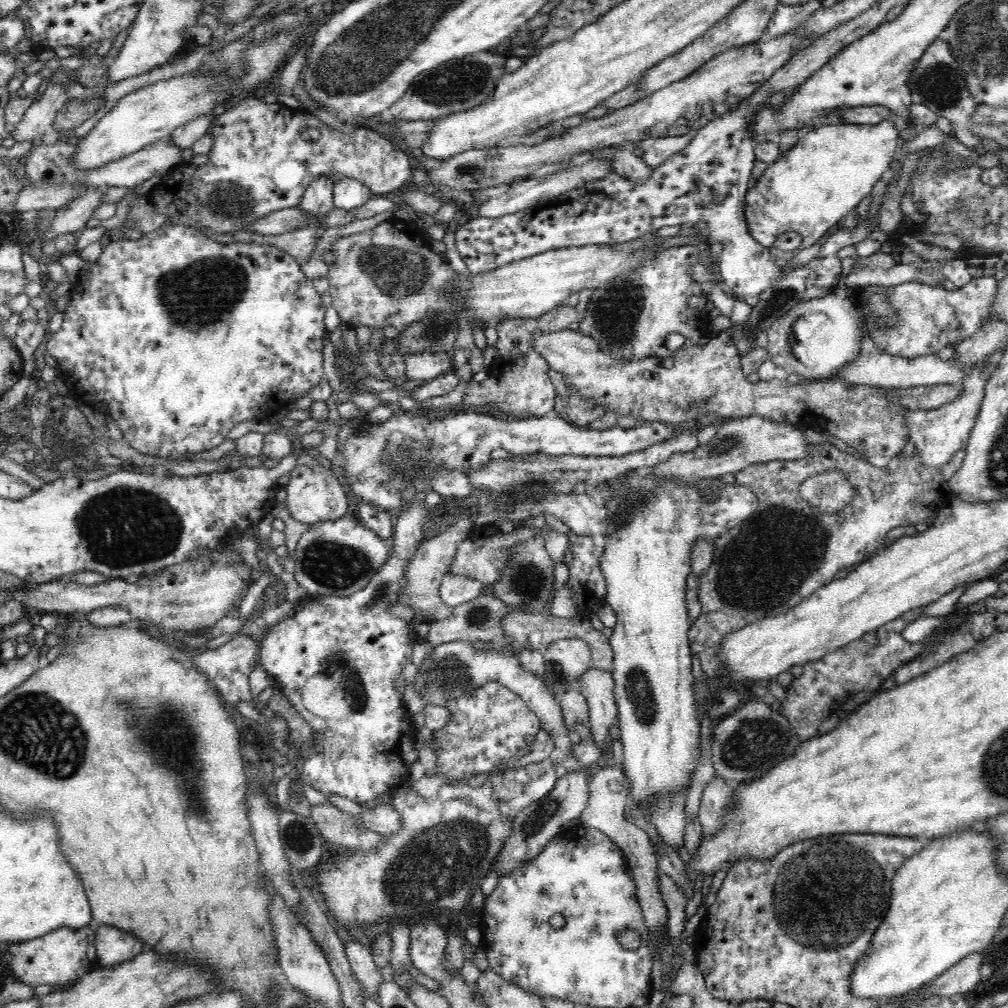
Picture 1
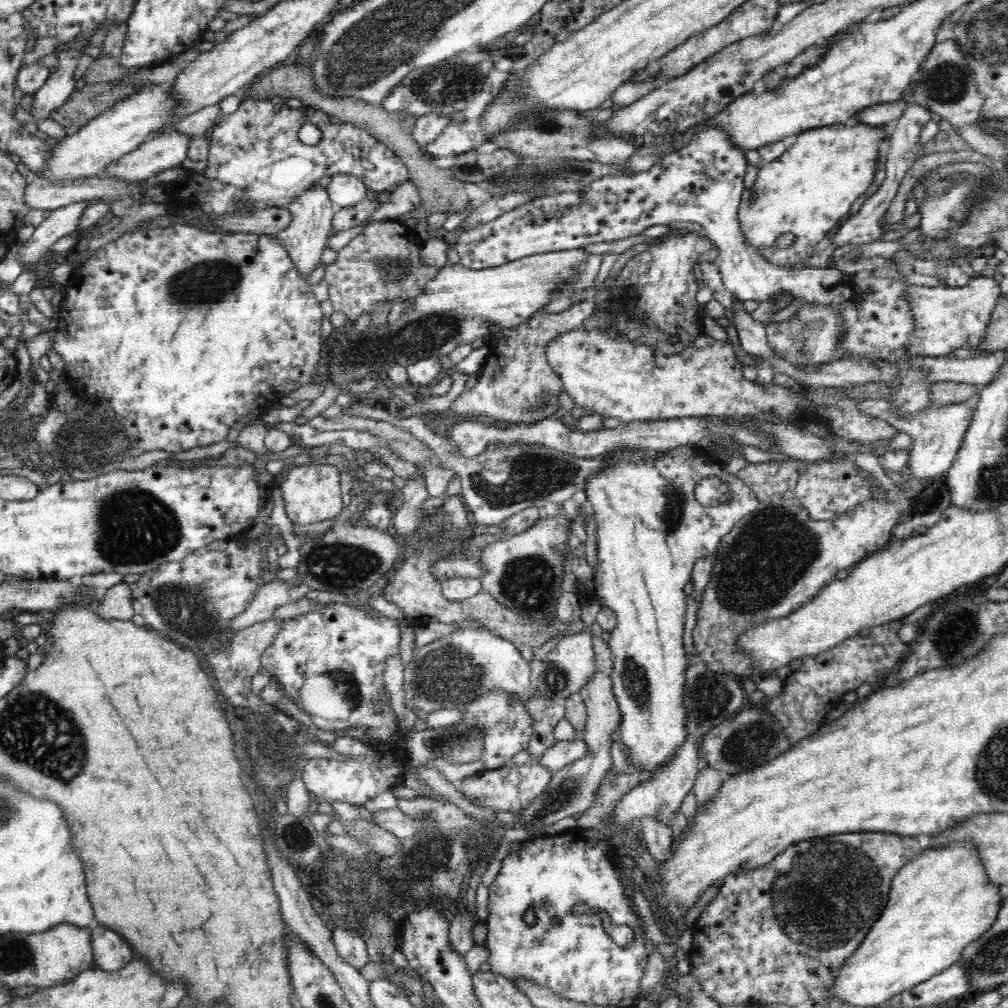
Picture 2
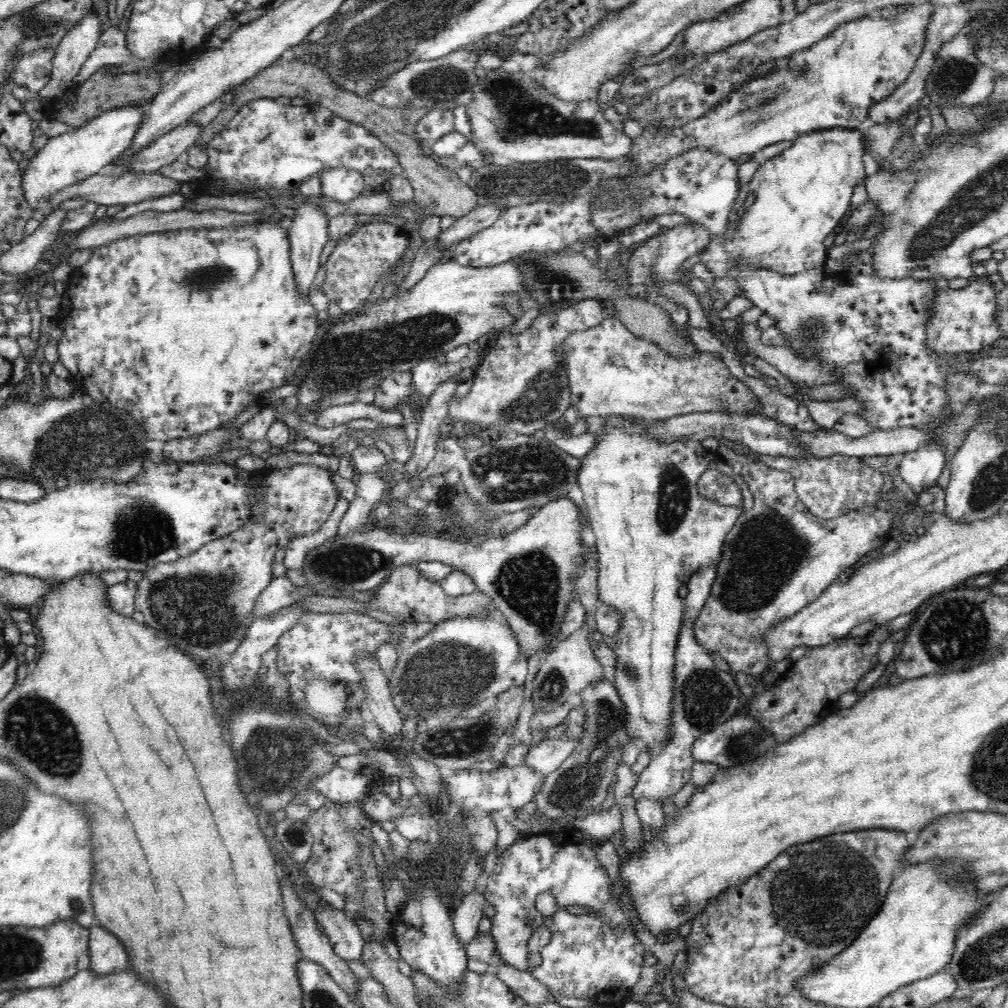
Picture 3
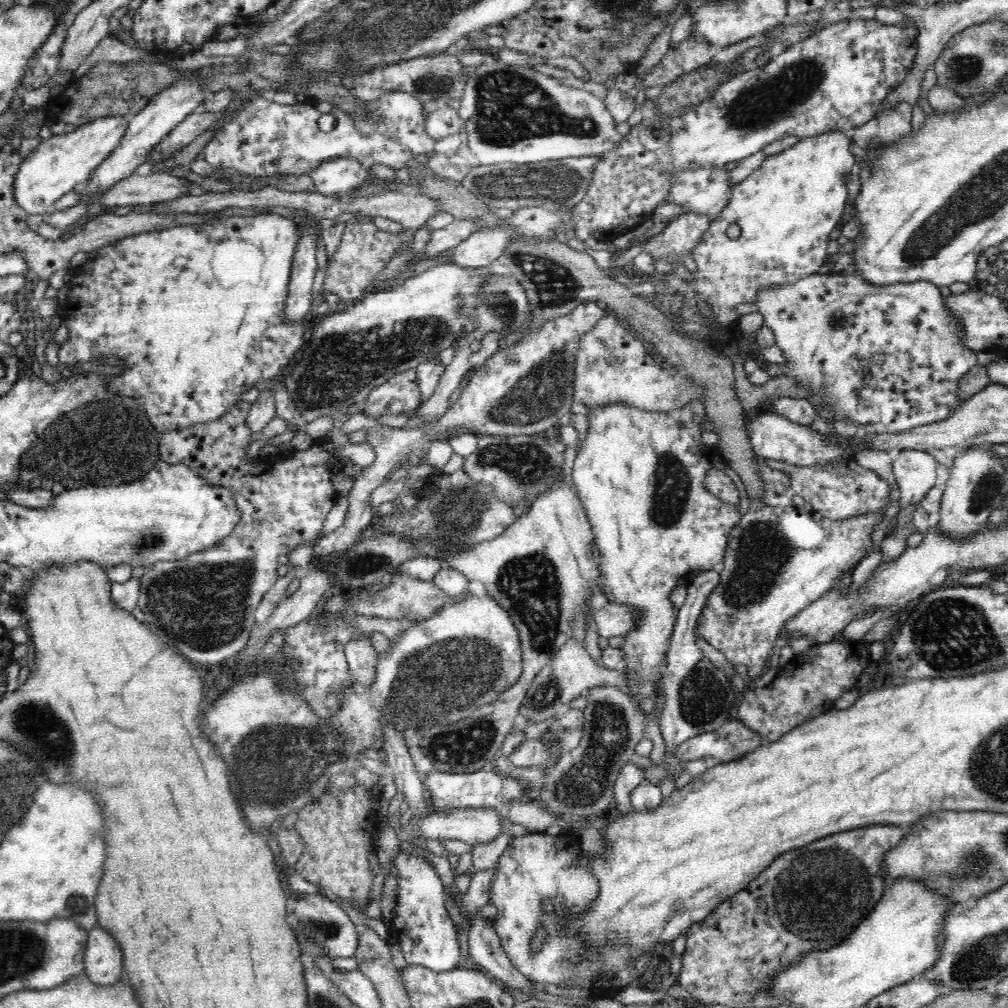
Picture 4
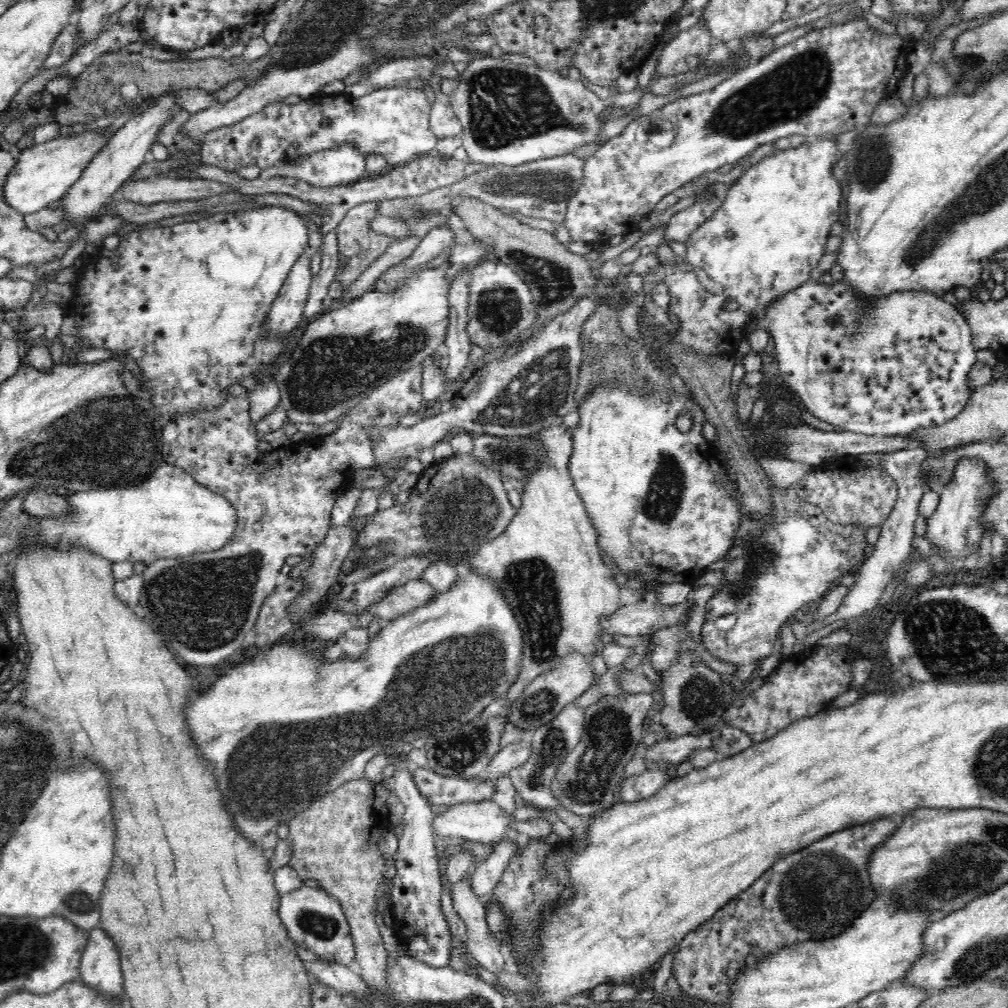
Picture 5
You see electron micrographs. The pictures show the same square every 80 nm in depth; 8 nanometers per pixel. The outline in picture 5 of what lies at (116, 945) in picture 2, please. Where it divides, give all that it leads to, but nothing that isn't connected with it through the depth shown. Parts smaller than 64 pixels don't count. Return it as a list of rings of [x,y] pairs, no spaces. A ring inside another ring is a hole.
[[[96,926],[89,932],[89,940],[81,956],[79,966],[80,979],[105,998],[118,998],[124,991],[123,970],[120,968],[120,956],[112,938],[100,927]]]

